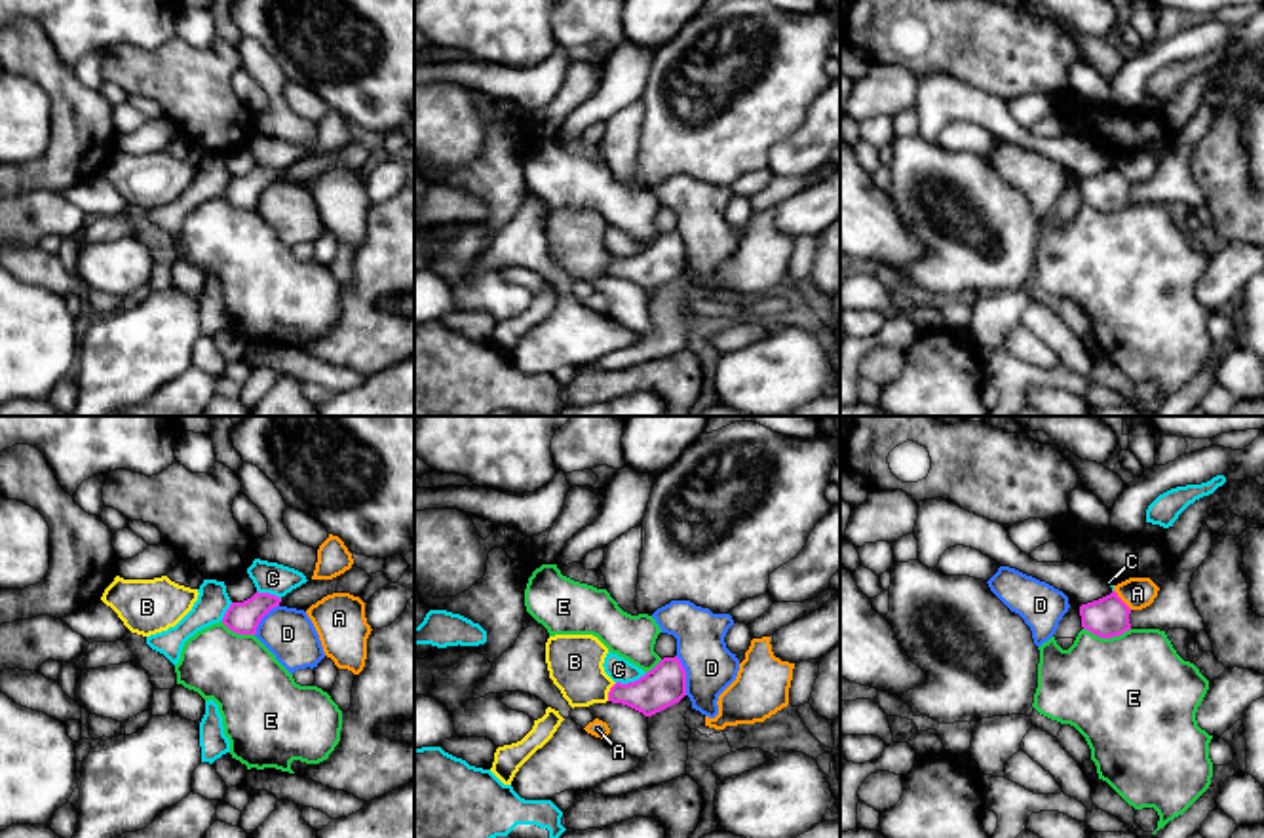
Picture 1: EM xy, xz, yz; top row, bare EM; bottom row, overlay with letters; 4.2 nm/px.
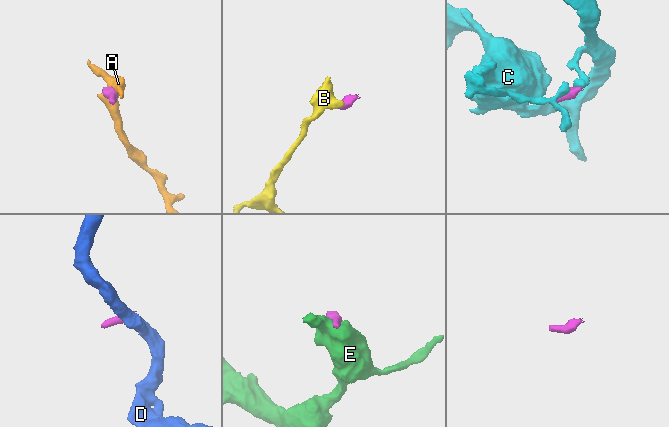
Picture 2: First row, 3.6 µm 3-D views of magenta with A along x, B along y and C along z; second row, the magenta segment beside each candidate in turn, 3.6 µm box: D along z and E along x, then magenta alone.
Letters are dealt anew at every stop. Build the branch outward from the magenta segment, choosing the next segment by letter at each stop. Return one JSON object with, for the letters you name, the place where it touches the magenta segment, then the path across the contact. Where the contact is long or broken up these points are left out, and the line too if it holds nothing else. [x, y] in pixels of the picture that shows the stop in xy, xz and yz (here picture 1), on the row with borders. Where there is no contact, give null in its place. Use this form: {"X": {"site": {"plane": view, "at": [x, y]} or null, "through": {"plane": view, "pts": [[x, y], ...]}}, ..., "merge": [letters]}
{"merge": []}

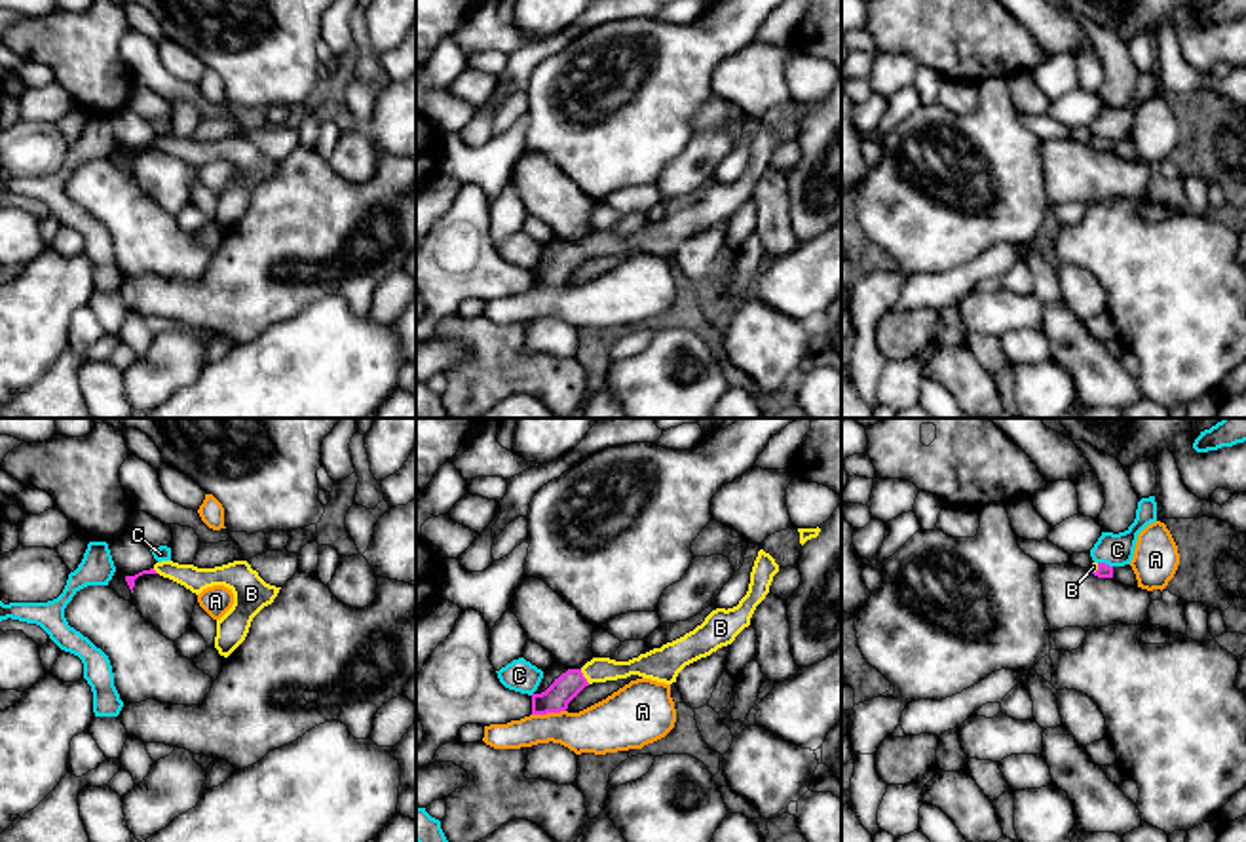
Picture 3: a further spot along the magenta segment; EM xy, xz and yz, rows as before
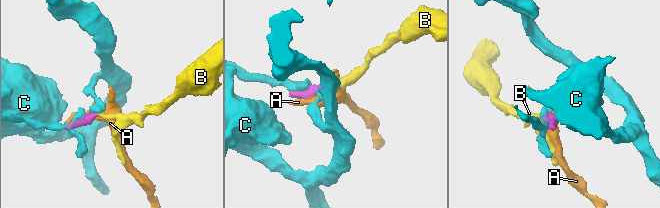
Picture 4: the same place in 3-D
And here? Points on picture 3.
{"B": {"site": {"plane": "xz", "at": [584, 677]}, "through": {"plane": "xz", "pts": [[568, 685], [584, 677], [599, 669]]}}, "merge": ["B"]}

